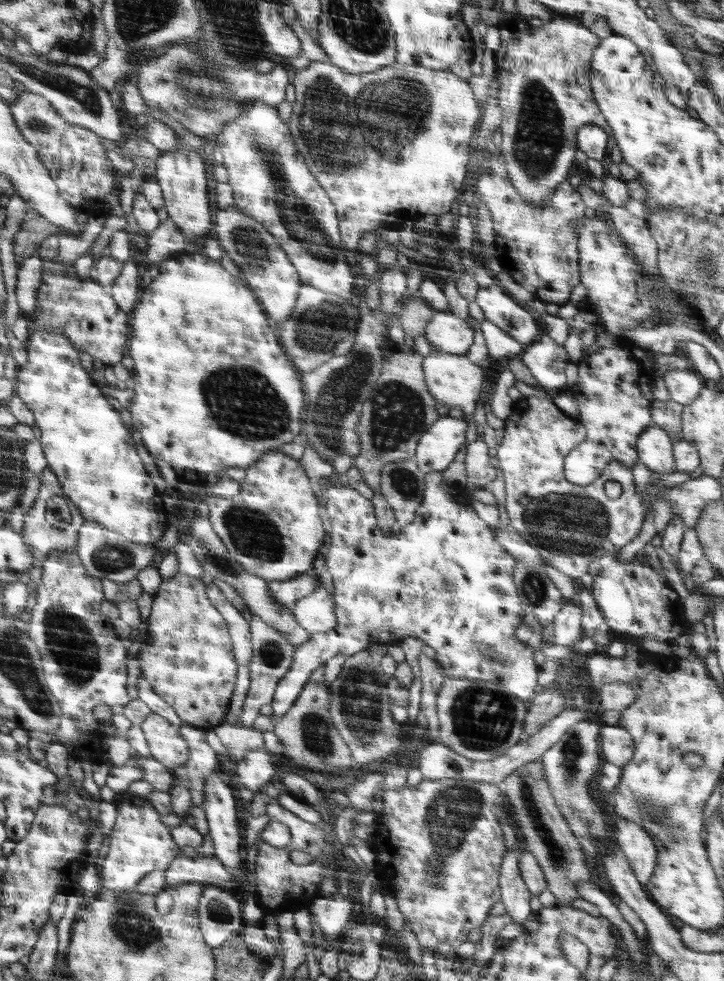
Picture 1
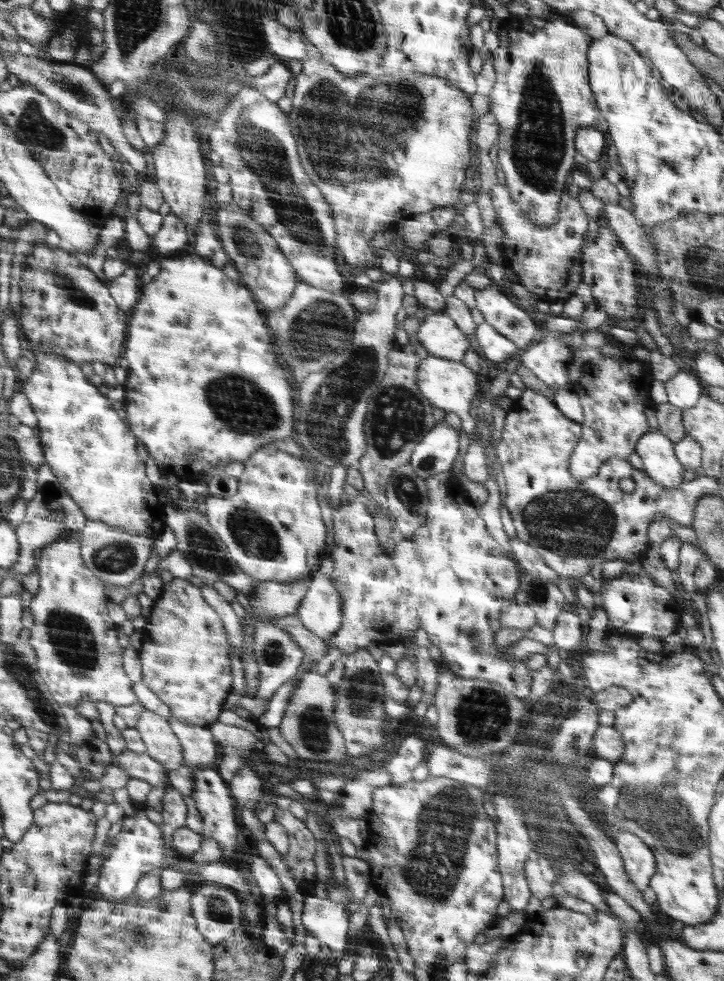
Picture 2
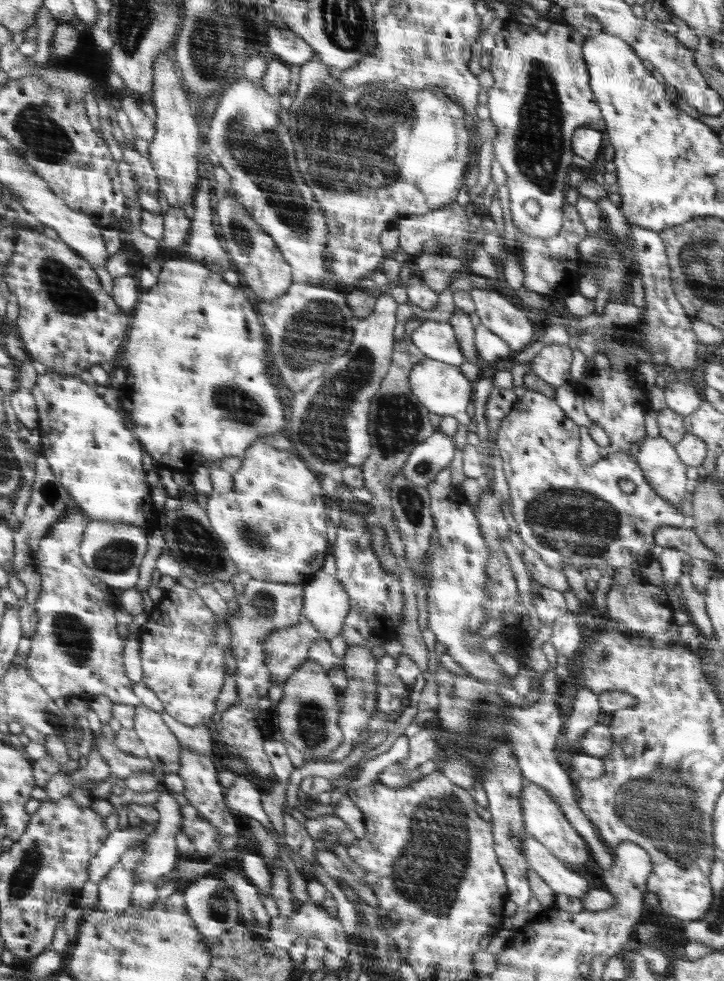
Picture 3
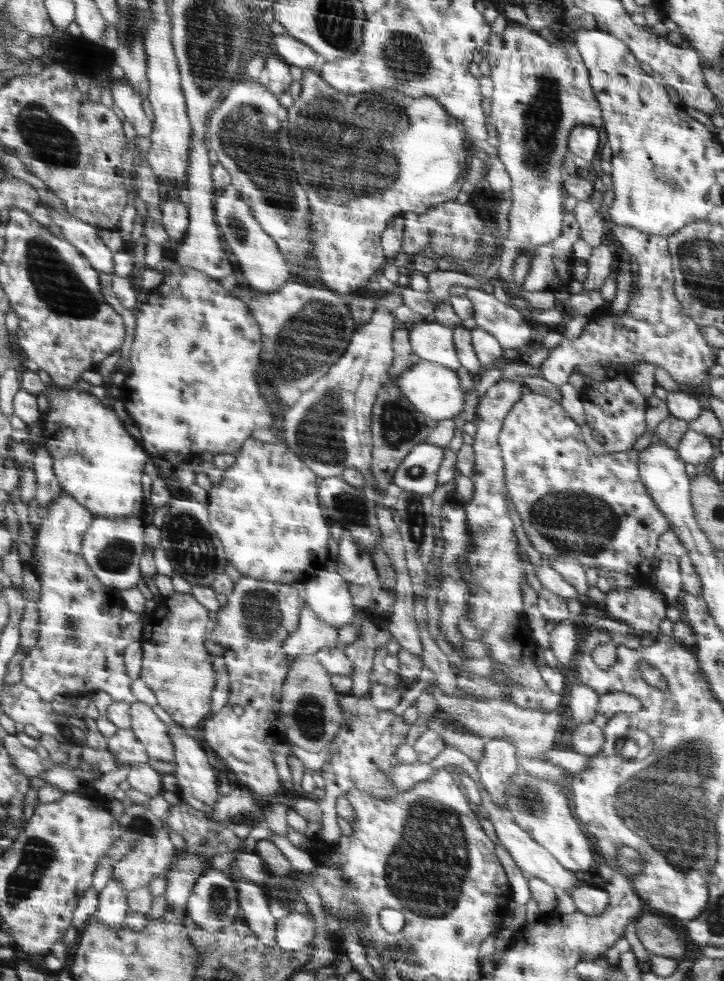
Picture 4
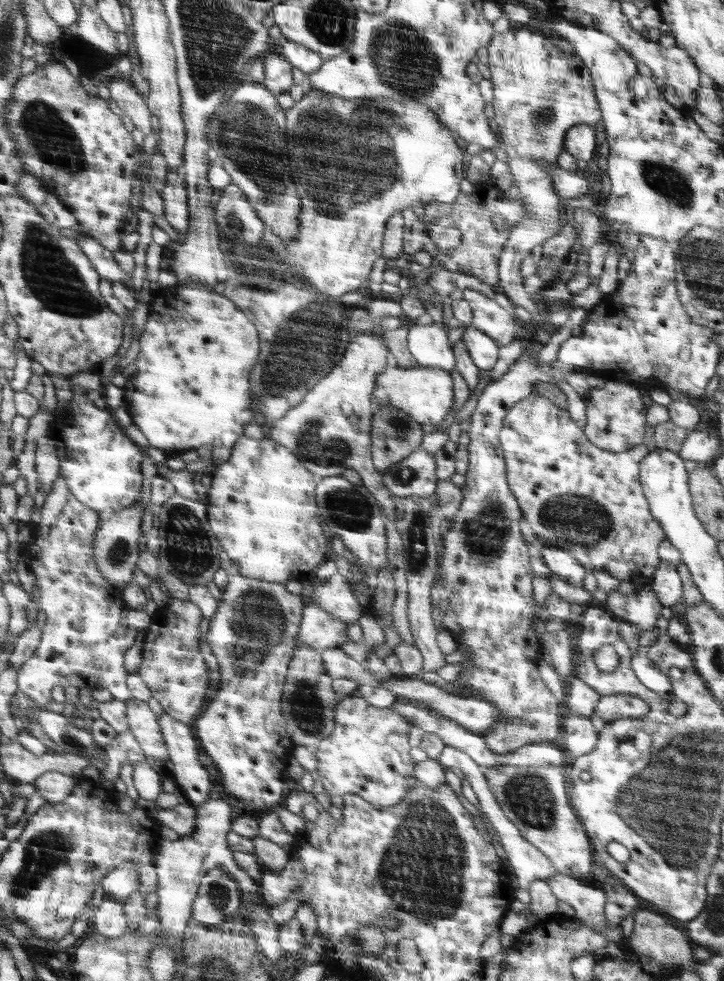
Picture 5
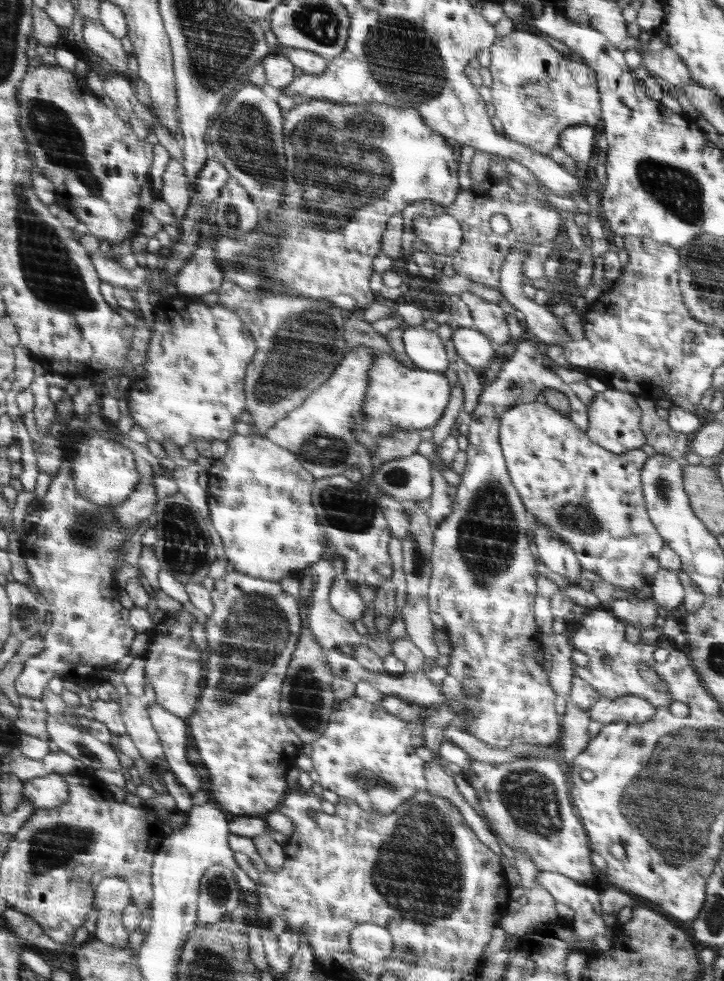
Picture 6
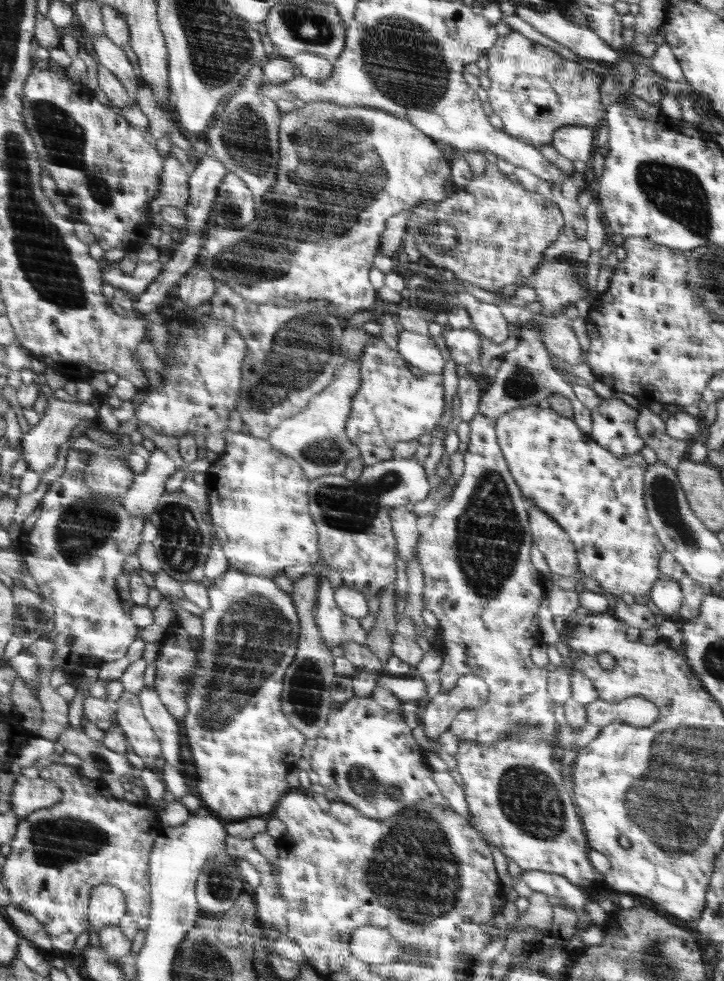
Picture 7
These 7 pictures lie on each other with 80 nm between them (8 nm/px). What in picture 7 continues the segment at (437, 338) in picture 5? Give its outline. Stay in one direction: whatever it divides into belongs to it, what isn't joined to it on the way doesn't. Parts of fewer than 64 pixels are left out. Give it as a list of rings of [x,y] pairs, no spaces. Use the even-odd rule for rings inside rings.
[[[404,330],[399,334],[396,351],[419,373],[443,372],[445,361],[432,336]]]

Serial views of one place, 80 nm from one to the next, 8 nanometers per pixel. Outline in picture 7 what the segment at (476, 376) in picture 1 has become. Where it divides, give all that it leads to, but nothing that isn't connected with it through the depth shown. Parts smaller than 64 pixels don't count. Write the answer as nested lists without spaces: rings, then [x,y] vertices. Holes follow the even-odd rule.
[[[380,336],[370,339],[361,352],[361,388],[353,398],[353,413],[346,422],[349,440],[358,448],[365,466],[376,465],[384,460],[392,459],[391,450],[394,445],[414,441],[420,436],[432,432],[438,418],[445,413],[444,387],[442,375],[436,373],[419,373],[401,358],[401,355]]]

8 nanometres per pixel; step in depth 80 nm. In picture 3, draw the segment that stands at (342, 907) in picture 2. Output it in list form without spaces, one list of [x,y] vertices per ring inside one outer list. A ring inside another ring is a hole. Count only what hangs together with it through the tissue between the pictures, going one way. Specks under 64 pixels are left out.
[[[310,900],[301,906],[300,910],[293,916],[290,916],[290,918],[270,918],[267,939],[273,942],[274,946],[282,948],[282,950],[288,951],[298,938],[308,939],[313,937],[325,942],[326,948],[328,946],[330,952],[334,952],[334,954],[338,954],[338,956],[342,956],[342,958],[348,956],[348,948],[350,948],[350,946],[348,946],[348,936],[345,933],[345,929],[338,919],[338,916],[336,918],[330,916],[330,914],[325,911],[322,903],[317,905]]]

